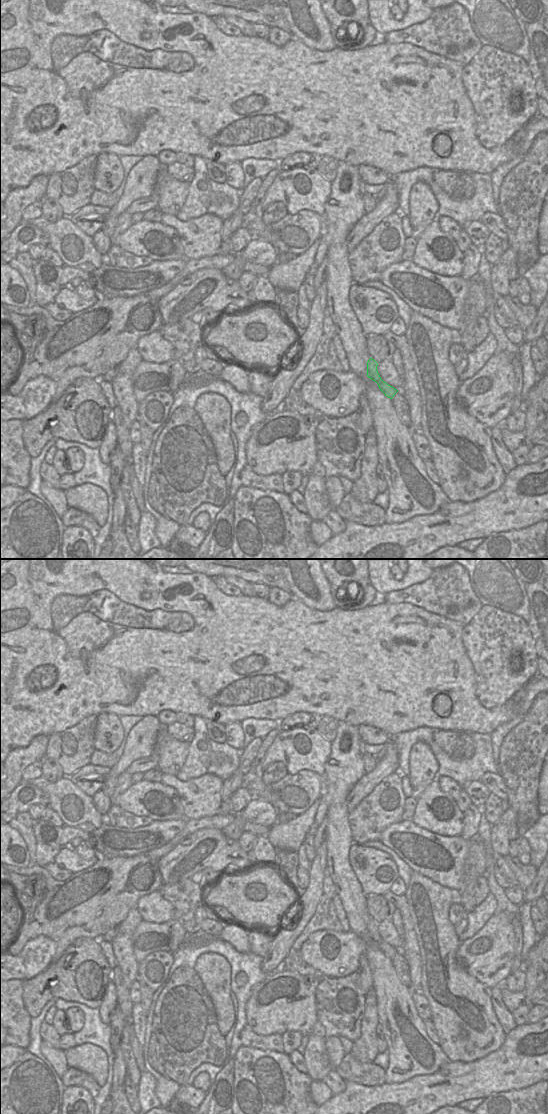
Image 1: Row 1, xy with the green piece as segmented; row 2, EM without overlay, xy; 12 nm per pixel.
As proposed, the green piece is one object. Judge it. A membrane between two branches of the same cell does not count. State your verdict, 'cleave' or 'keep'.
keep

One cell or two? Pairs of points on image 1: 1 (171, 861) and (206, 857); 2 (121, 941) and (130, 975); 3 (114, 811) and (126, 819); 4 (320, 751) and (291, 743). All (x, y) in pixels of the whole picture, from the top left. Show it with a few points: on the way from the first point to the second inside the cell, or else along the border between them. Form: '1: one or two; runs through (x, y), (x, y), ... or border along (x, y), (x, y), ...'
1: one; runs through (180, 861), (184, 861), (189, 857), (197, 857)
2: one; runs through (122, 949), (129, 967)
3: one; runs through (117, 814), (123, 819)
4: one; runs through (312, 751), (305, 755), (297, 751)

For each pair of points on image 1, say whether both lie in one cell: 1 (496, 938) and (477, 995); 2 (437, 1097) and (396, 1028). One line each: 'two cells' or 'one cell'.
1: two cells
2: two cells

